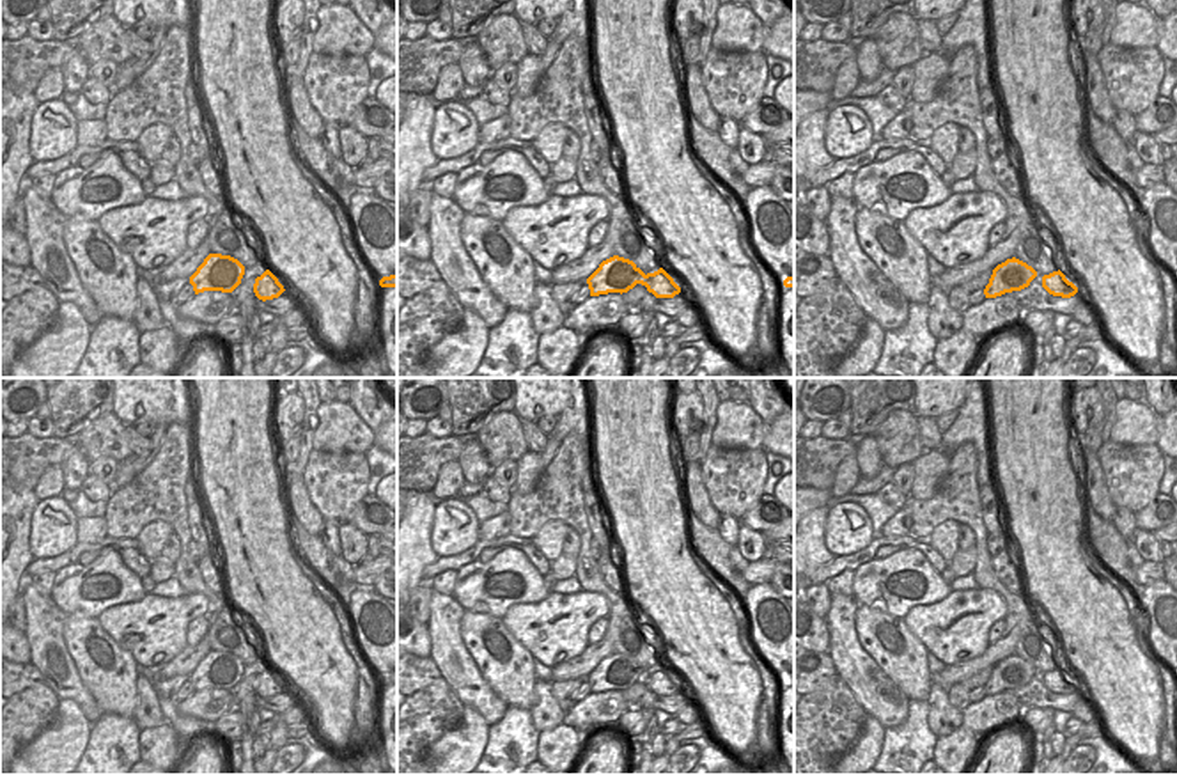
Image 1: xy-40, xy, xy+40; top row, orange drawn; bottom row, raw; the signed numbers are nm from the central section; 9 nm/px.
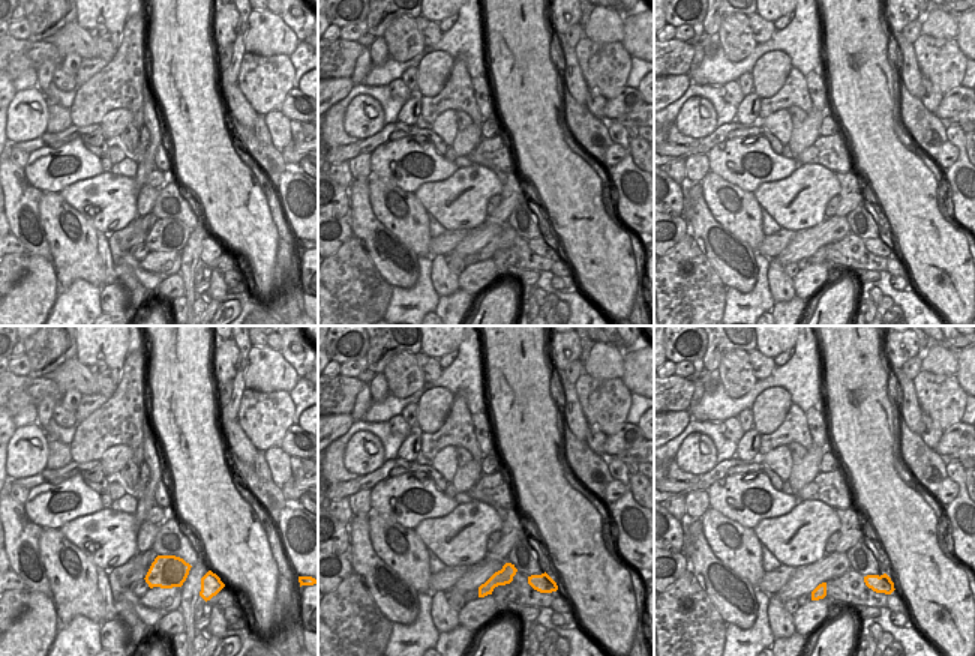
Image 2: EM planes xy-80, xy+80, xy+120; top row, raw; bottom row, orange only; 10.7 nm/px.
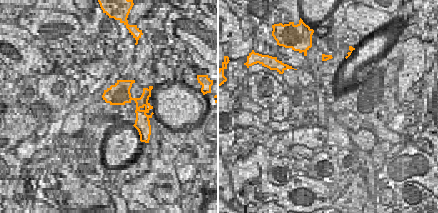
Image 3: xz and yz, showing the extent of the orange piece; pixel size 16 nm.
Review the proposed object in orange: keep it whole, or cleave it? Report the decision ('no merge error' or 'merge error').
merge error

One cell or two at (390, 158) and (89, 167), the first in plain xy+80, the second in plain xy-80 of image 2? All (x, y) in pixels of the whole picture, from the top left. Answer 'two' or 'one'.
one

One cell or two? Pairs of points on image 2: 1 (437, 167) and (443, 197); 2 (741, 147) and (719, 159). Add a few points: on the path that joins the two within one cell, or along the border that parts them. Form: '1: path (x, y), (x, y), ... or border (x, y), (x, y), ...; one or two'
1: border (458, 168), (446, 179), (423, 182), (413, 192); two
2: path (735, 153), (725, 159); one

